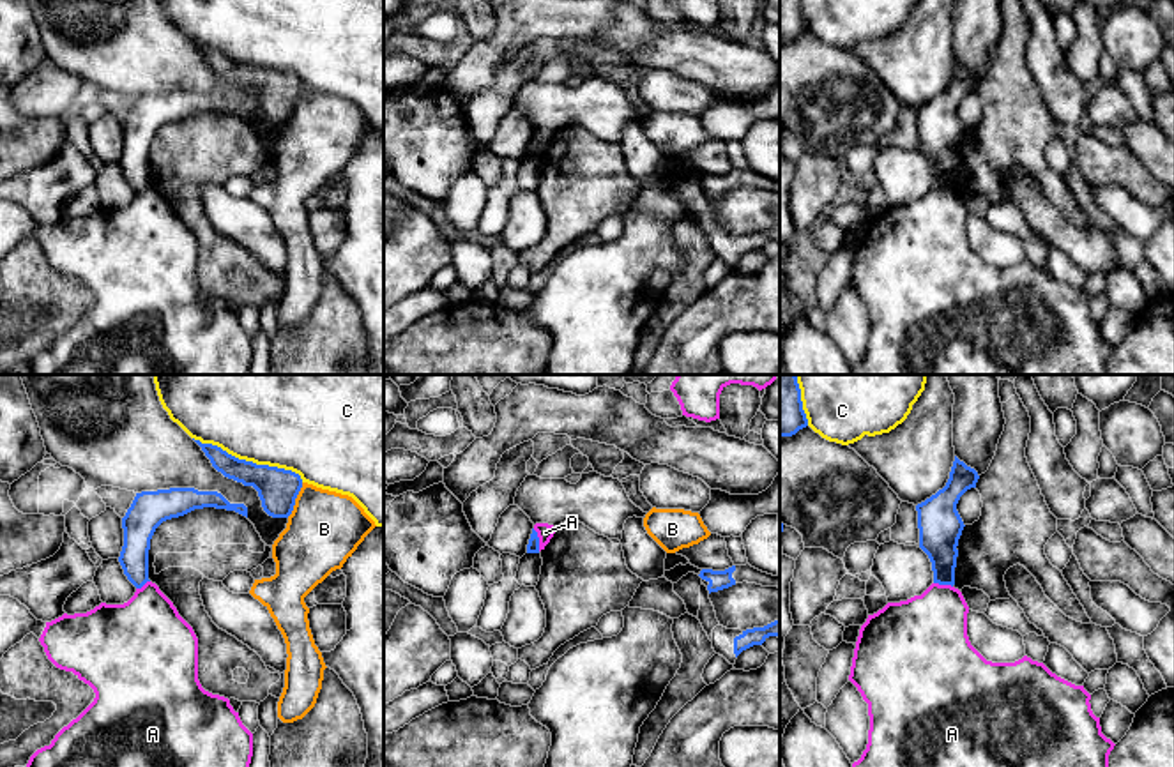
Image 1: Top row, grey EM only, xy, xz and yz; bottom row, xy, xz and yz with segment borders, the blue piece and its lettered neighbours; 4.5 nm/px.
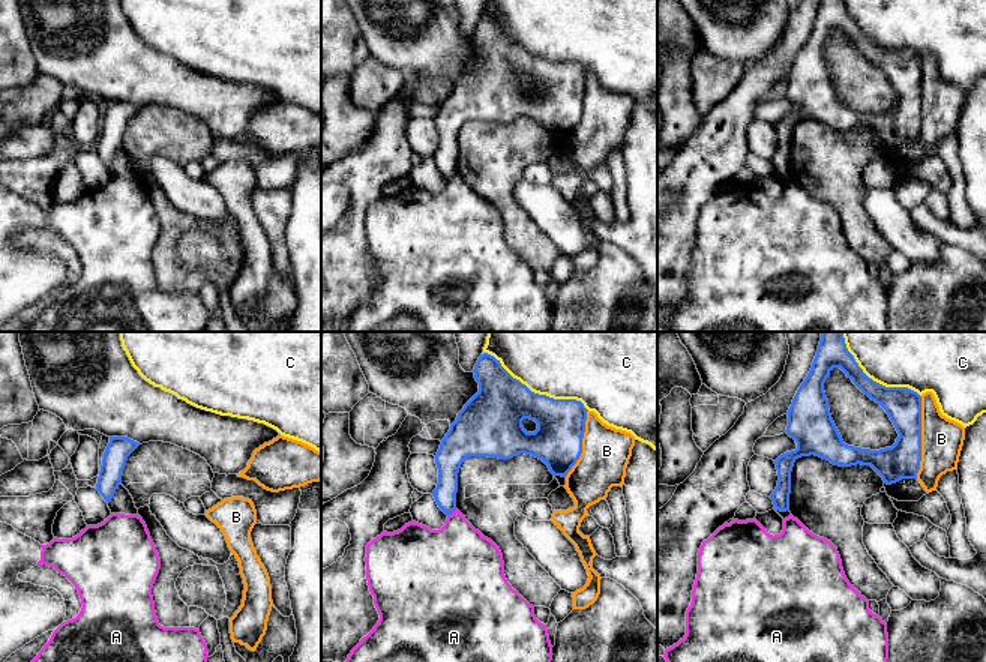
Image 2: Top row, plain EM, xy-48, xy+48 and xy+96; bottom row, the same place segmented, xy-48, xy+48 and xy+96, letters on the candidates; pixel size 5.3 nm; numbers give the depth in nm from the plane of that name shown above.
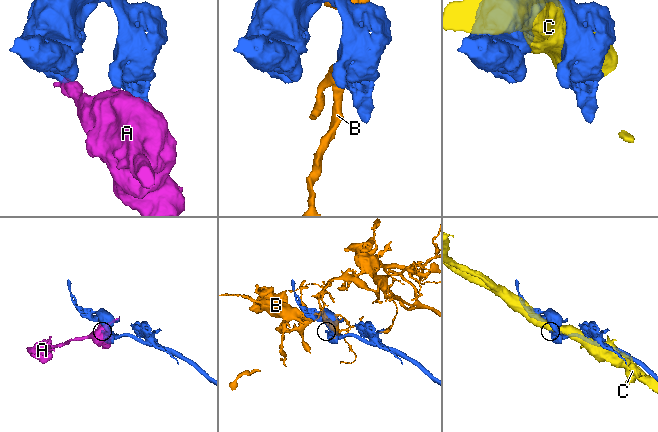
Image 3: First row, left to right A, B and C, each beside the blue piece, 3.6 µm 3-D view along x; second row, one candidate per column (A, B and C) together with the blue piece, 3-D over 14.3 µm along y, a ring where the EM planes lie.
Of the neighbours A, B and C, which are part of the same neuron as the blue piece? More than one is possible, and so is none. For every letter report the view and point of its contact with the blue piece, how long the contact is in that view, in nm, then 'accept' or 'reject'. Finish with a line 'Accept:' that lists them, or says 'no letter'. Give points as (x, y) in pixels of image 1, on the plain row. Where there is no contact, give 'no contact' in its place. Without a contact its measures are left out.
A: xz (538, 144) | 110 nm | reject
B: xy (294, 105) | 180 nm | reject
C: xy (250, 66) | 550 nm | reject
Accept: no letter

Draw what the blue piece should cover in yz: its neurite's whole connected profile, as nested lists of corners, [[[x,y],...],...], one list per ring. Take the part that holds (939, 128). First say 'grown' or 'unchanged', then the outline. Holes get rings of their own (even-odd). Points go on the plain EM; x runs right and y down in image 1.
unchanged; [[[955,60],[946,90],[916,110],[919,152],[932,166],[934,187],[955,189],[957,150],[965,131],[957,108],[978,83],[978,76]]]

